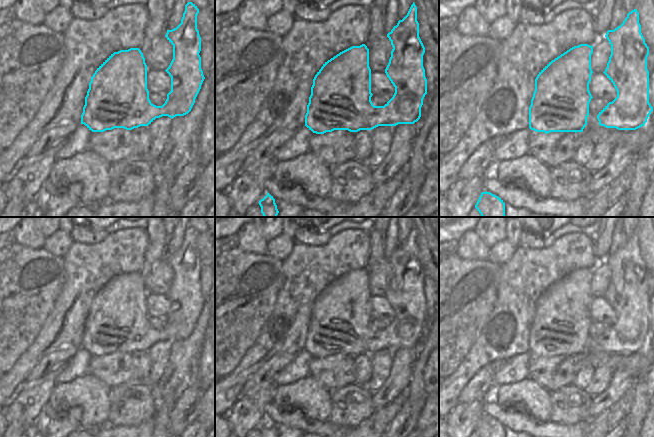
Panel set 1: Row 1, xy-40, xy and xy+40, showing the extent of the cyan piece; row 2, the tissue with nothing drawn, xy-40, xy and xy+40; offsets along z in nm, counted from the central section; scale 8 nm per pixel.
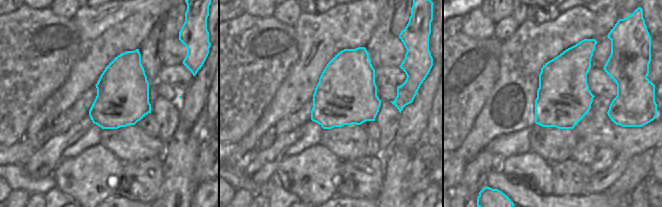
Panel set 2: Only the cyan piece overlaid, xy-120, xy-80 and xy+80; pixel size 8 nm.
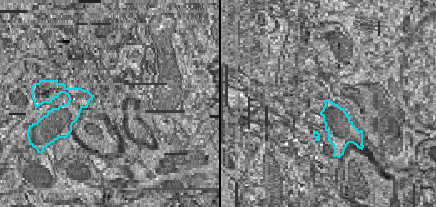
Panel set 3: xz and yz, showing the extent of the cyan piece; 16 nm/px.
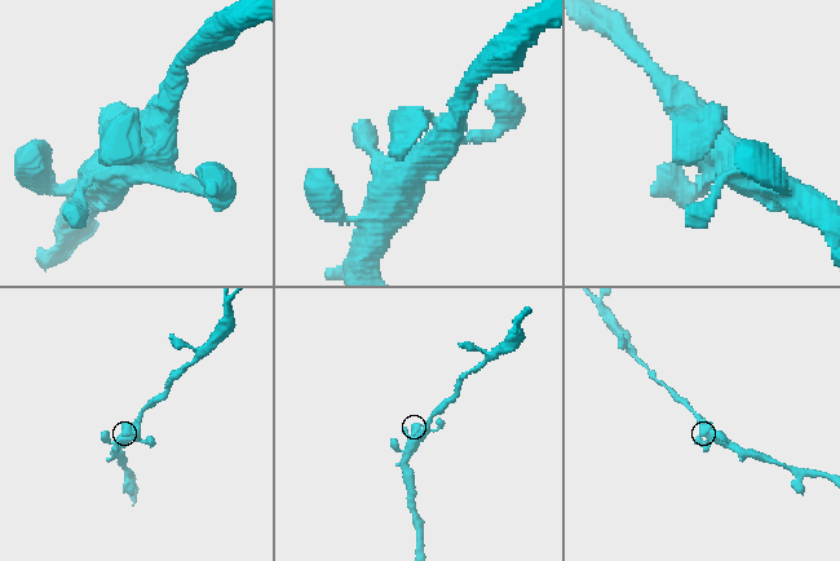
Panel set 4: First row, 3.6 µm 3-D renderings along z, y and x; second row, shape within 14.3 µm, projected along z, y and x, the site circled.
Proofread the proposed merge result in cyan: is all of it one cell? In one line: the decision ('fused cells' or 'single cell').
single cell

